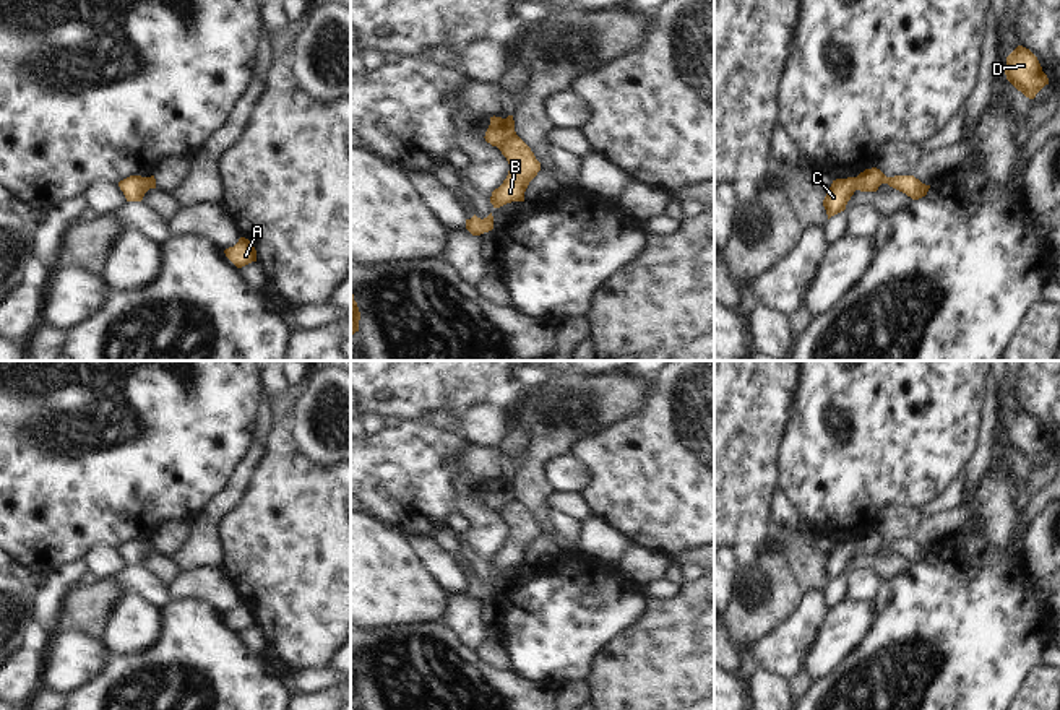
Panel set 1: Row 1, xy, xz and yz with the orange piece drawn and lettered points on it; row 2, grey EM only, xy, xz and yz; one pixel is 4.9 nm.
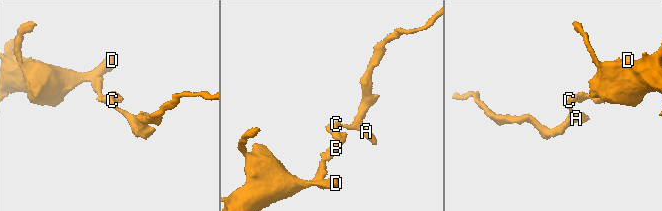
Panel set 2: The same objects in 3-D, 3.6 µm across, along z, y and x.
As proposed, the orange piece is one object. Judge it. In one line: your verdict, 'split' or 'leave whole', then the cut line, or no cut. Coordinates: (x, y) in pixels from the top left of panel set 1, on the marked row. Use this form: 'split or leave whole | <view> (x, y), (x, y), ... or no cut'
split | xz (515, 134), (497, 147)

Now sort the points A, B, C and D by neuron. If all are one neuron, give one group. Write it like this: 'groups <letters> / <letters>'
groups A C / B D

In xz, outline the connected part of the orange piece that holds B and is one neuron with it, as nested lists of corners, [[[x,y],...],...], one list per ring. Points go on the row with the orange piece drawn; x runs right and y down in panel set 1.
[[[518,135],[502,141],[497,148],[506,158],[510,171],[503,184],[492,192],[490,203],[500,208],[511,201],[524,201],[524,192],[541,171],[541,162]]]

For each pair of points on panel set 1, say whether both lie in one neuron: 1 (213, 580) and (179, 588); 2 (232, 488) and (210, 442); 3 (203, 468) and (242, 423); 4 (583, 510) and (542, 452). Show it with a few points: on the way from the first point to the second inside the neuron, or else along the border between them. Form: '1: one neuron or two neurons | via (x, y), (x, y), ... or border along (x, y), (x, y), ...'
1: one neuron | via (205, 584), (187, 584)
2: two neurons | border along (250, 449), (231, 481), (203, 509)
3: one neuron | via (213, 457), (231, 434)
4: two neurons | border along (555, 489), (549, 499), (552, 509)

